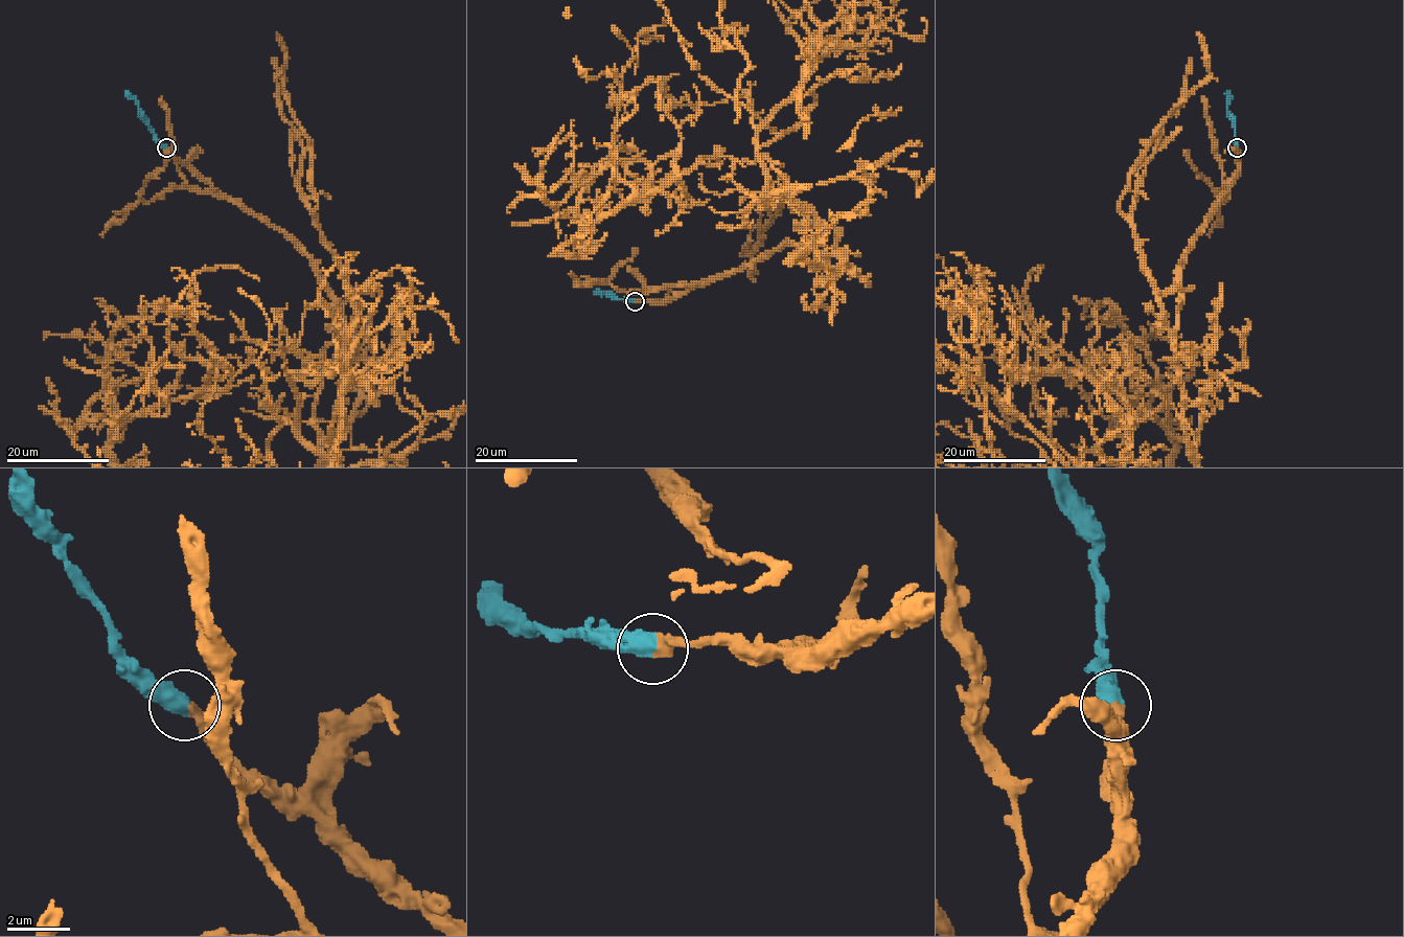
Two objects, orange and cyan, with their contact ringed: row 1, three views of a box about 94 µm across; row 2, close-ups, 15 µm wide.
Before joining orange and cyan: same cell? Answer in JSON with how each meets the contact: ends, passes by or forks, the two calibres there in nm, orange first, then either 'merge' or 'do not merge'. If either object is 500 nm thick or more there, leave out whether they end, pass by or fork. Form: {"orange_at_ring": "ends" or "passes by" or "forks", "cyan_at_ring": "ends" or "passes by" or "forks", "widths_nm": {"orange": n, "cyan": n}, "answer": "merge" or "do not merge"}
{"widths_nm": {"orange": 360, "cyan": 600}, "answer": "merge"}

